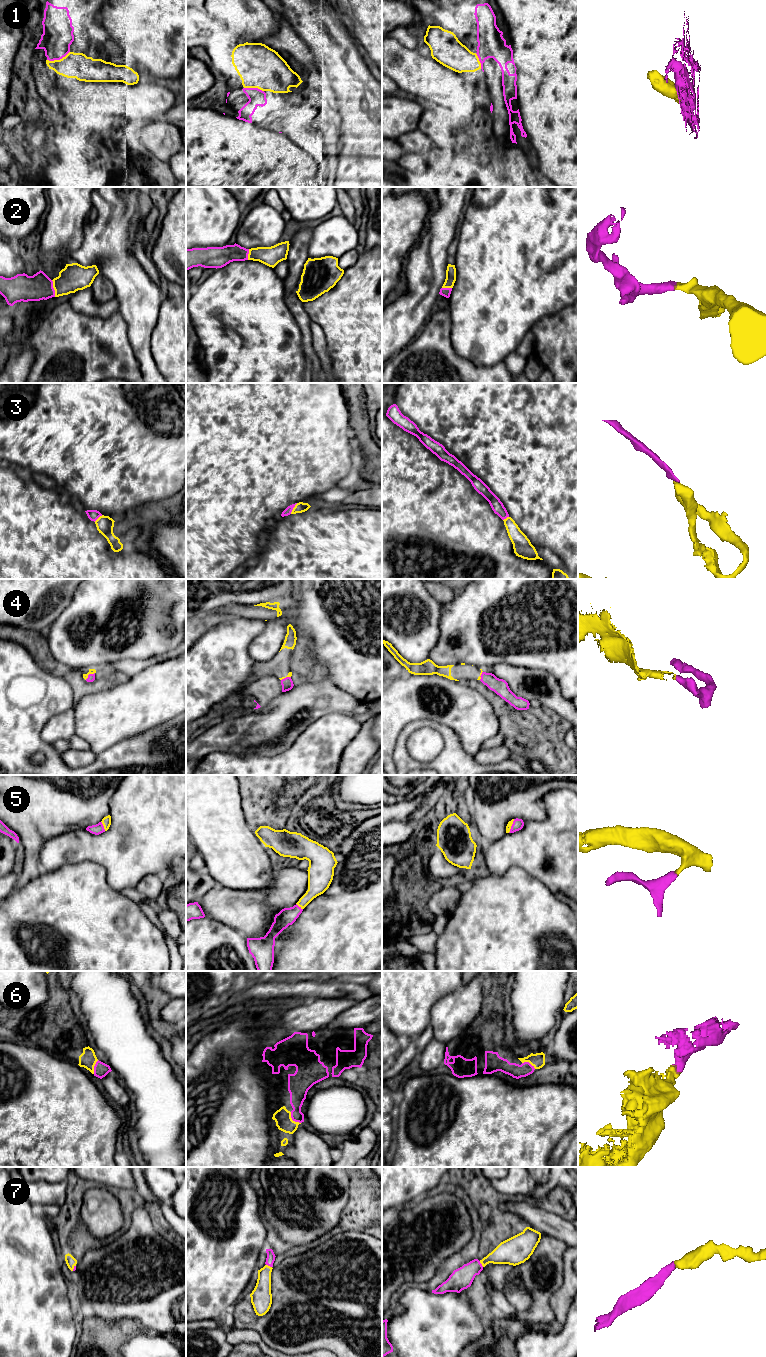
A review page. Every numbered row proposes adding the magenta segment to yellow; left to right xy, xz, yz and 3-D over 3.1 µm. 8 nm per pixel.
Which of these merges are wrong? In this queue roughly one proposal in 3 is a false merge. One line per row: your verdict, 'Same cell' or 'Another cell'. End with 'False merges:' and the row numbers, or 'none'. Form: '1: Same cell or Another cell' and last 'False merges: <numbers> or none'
1: Another cell
2: Same cell
3: Same cell
4: Same cell
5: Same cell
6: Same cell
7: Same cell
False merges: 1

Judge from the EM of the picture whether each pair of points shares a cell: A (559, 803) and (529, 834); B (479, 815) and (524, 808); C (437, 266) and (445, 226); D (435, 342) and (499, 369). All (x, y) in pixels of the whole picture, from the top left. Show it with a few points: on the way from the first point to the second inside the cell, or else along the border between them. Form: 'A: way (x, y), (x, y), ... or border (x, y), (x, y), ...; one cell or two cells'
A: way (558, 813), (539, 832); one cell
B: way (490, 812), (494, 808), (513, 808); one cell
C: way (437, 256), (437, 236); one cell
D: way (450, 358), (464, 372), (483, 372); one cell

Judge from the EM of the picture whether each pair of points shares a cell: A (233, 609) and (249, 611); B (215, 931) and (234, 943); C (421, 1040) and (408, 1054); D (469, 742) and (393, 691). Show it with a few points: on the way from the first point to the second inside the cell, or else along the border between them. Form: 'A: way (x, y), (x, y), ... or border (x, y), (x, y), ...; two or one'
A: way (237, 610), (245, 611); one
B: way (220, 936), (229, 943); one
C: way (419, 1043), (411, 1051); one
D: way (469, 715), (445, 685), (438, 682), (420, 684); one

